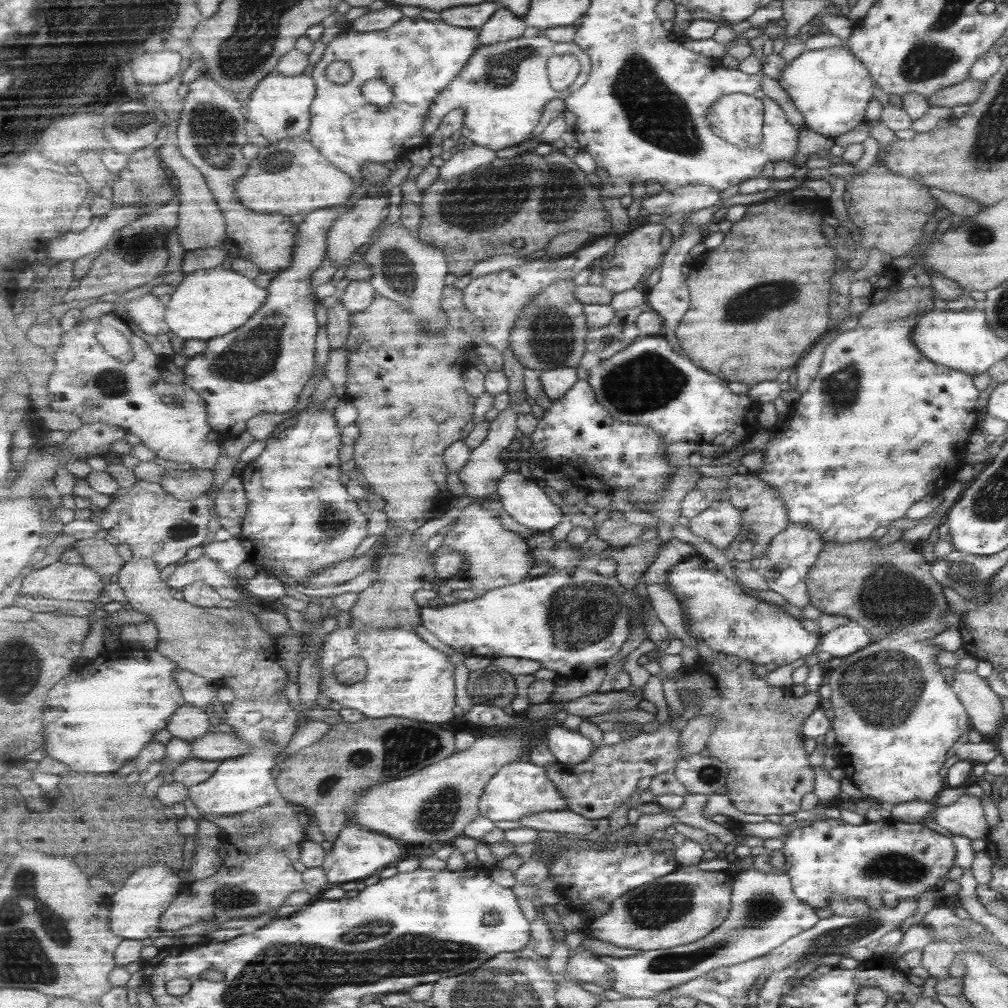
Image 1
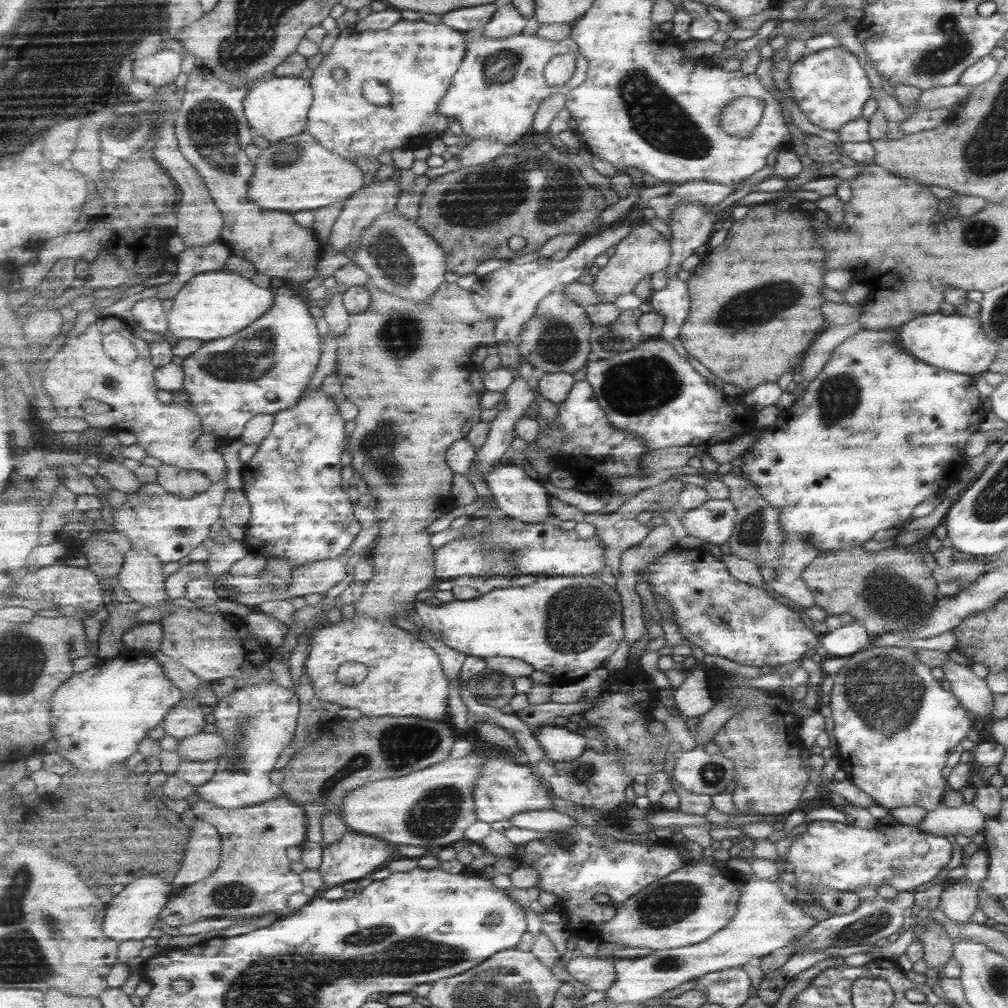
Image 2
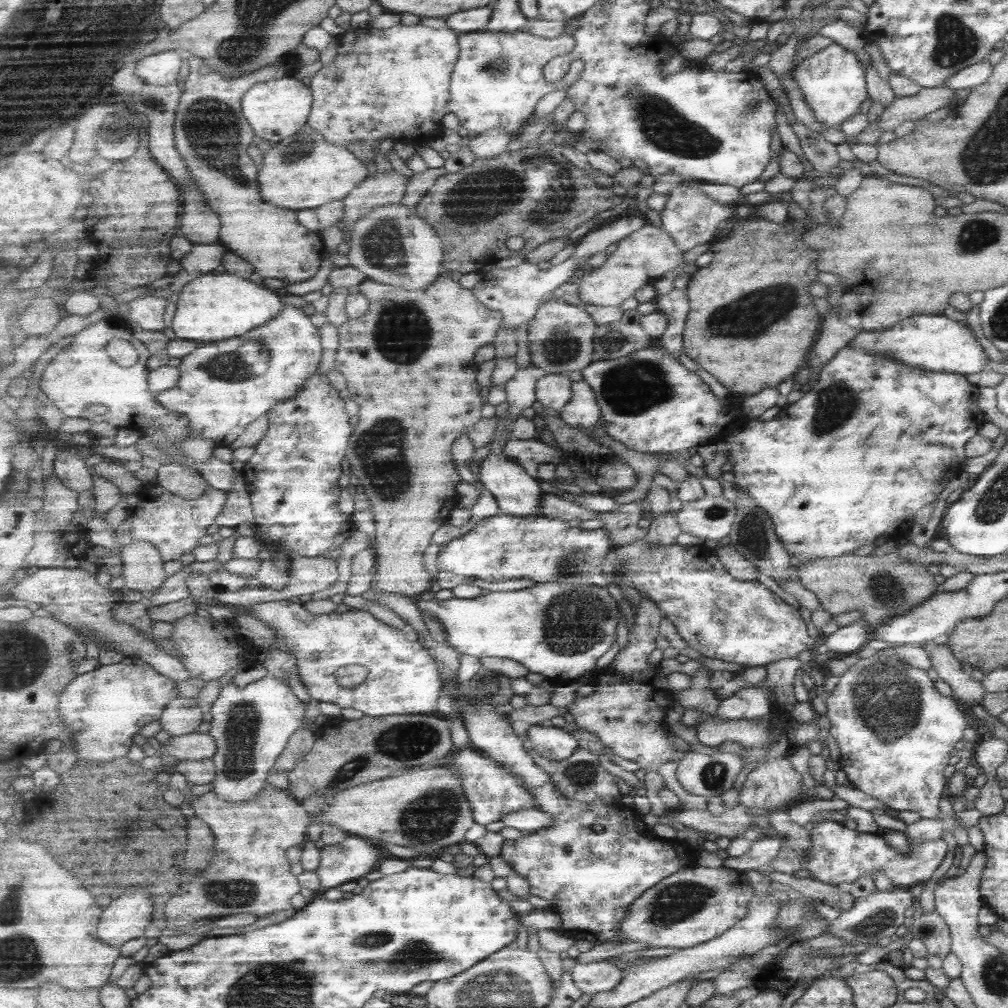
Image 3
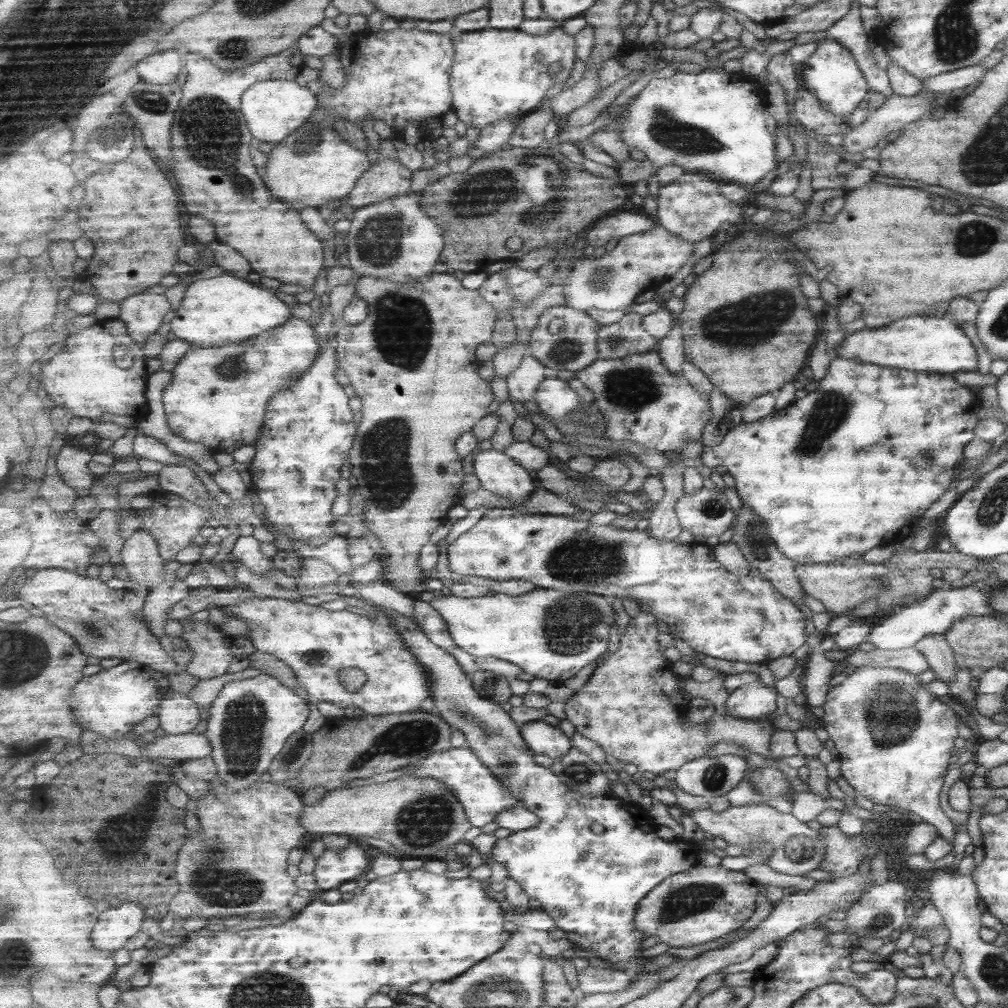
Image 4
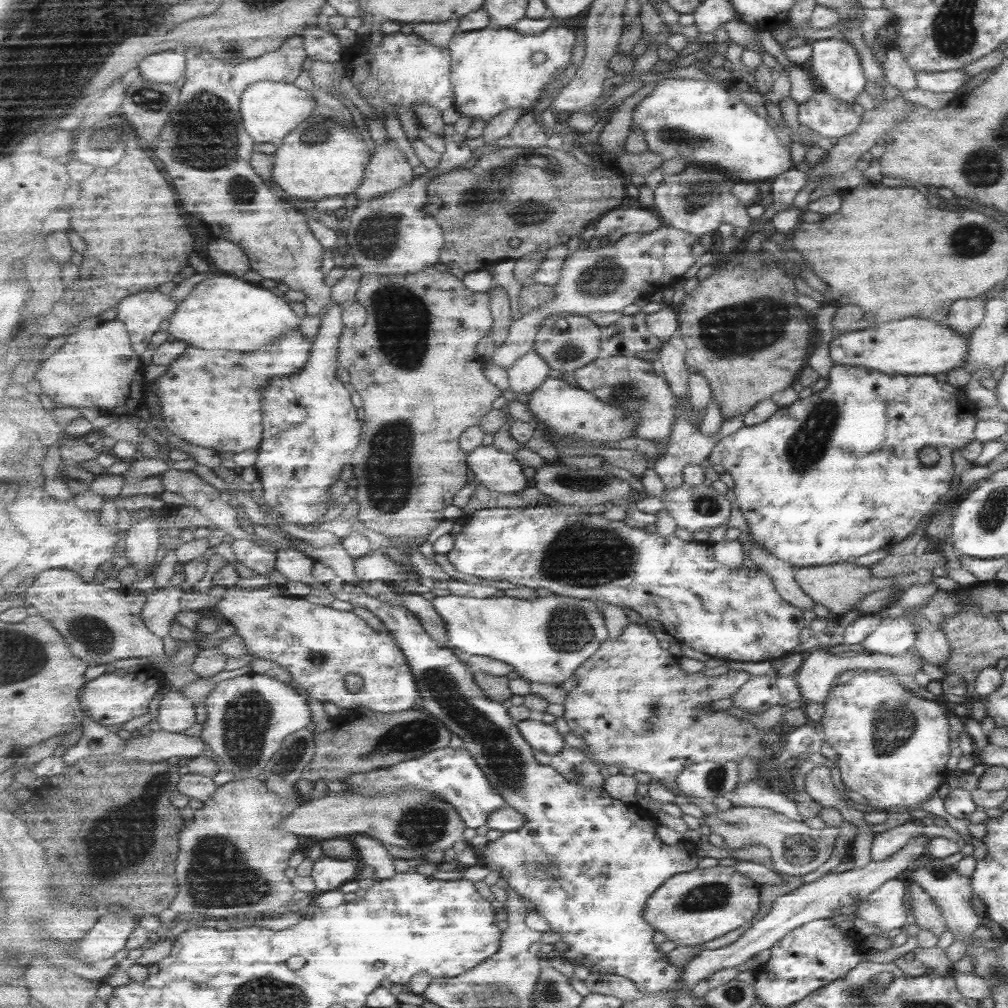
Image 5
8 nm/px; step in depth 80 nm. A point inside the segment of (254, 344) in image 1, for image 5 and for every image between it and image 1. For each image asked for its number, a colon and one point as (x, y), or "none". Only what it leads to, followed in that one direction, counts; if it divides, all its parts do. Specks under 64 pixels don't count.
2: (265, 369)
3: (224, 386)
4: (219, 395)
5: (211, 398)

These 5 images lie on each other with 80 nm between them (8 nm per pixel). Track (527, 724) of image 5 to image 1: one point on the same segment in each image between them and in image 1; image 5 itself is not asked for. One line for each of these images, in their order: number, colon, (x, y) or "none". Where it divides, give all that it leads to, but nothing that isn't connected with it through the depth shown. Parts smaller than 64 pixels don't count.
1: (569, 746)
2: (561, 745)
3: (555, 743)
4: (541, 738)

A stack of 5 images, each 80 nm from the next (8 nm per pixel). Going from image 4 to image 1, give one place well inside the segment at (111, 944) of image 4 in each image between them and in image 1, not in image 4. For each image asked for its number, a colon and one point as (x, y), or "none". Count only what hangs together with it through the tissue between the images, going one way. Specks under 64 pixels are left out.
1: (137, 909)
2: (133, 913)
3: (126, 919)

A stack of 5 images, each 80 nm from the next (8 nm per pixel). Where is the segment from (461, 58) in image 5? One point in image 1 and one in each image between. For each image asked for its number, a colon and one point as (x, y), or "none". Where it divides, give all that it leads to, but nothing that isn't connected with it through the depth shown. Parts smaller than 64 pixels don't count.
1: (504, 91)
2: (500, 86)
3: (498, 82)
4: (497, 74)

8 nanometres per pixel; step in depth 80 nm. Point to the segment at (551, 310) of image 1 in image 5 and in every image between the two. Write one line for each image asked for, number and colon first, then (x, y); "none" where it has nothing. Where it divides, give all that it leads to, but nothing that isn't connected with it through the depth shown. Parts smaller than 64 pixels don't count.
2: (556, 338)
3: (561, 337)
4: (574, 346)
5: (578, 345)

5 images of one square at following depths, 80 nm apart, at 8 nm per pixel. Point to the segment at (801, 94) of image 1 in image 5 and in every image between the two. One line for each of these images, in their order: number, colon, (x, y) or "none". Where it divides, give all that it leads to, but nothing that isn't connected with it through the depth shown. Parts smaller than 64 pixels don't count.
2: (831, 87)
3: (834, 81)
4: (832, 74)
5: (836, 65)

